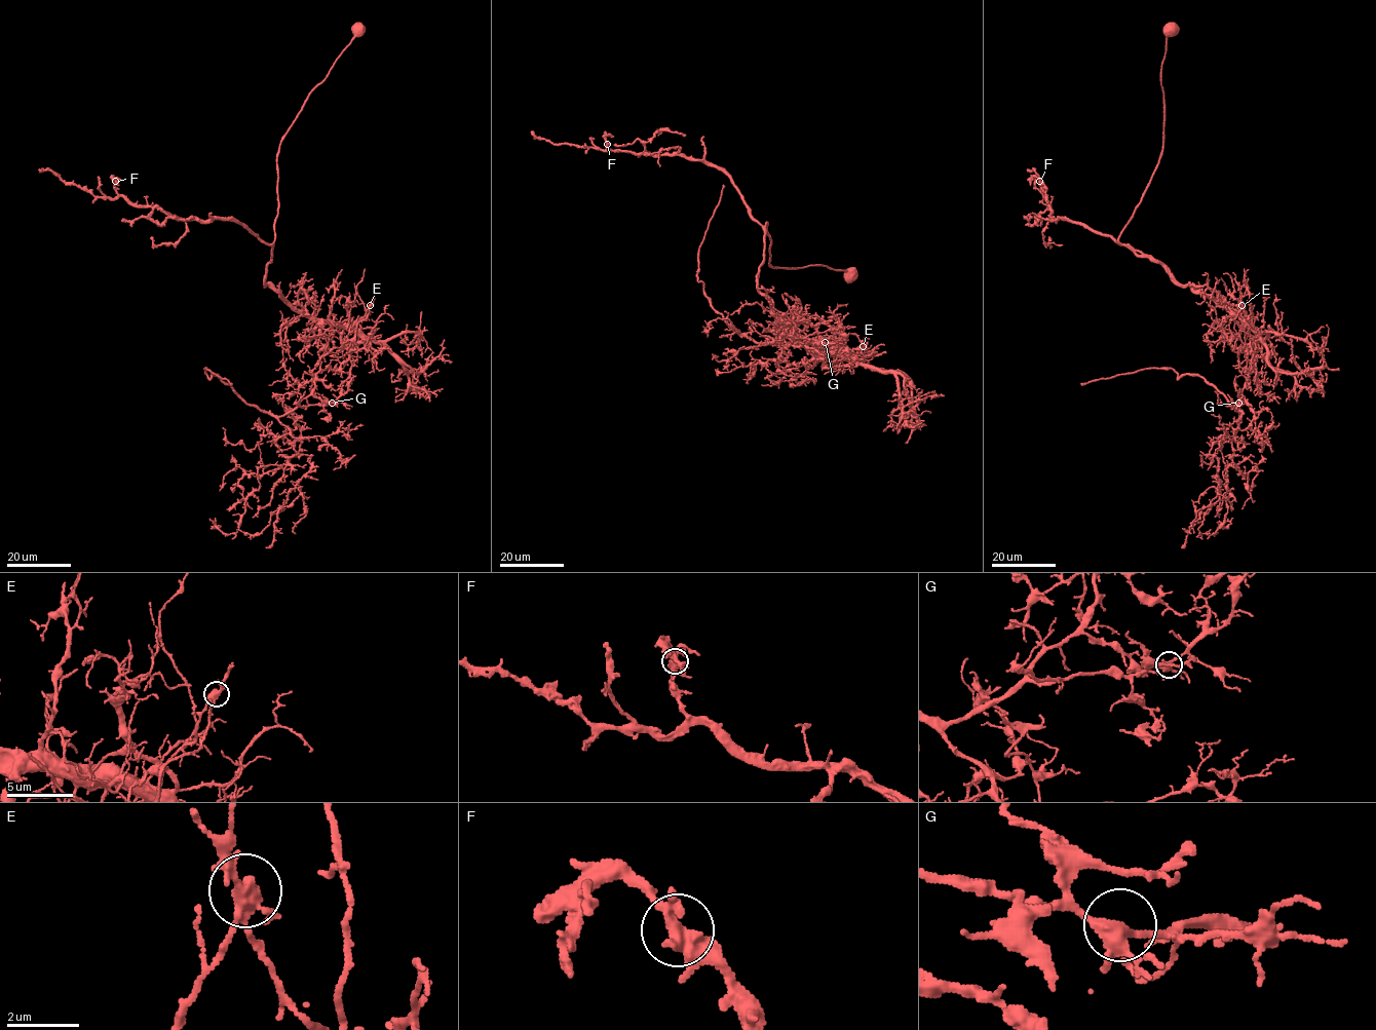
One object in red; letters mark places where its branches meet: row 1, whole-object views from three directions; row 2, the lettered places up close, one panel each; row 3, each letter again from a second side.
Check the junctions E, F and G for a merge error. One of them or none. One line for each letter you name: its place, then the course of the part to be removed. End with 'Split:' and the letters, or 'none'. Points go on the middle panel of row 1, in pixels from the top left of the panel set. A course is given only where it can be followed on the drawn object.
E: Place: (863, 346). Course of the part to remove: (863, 346), (854, 353), (757, 343), (712, 306), (697, 276), (698, 246), (723, 185)
Split: E

